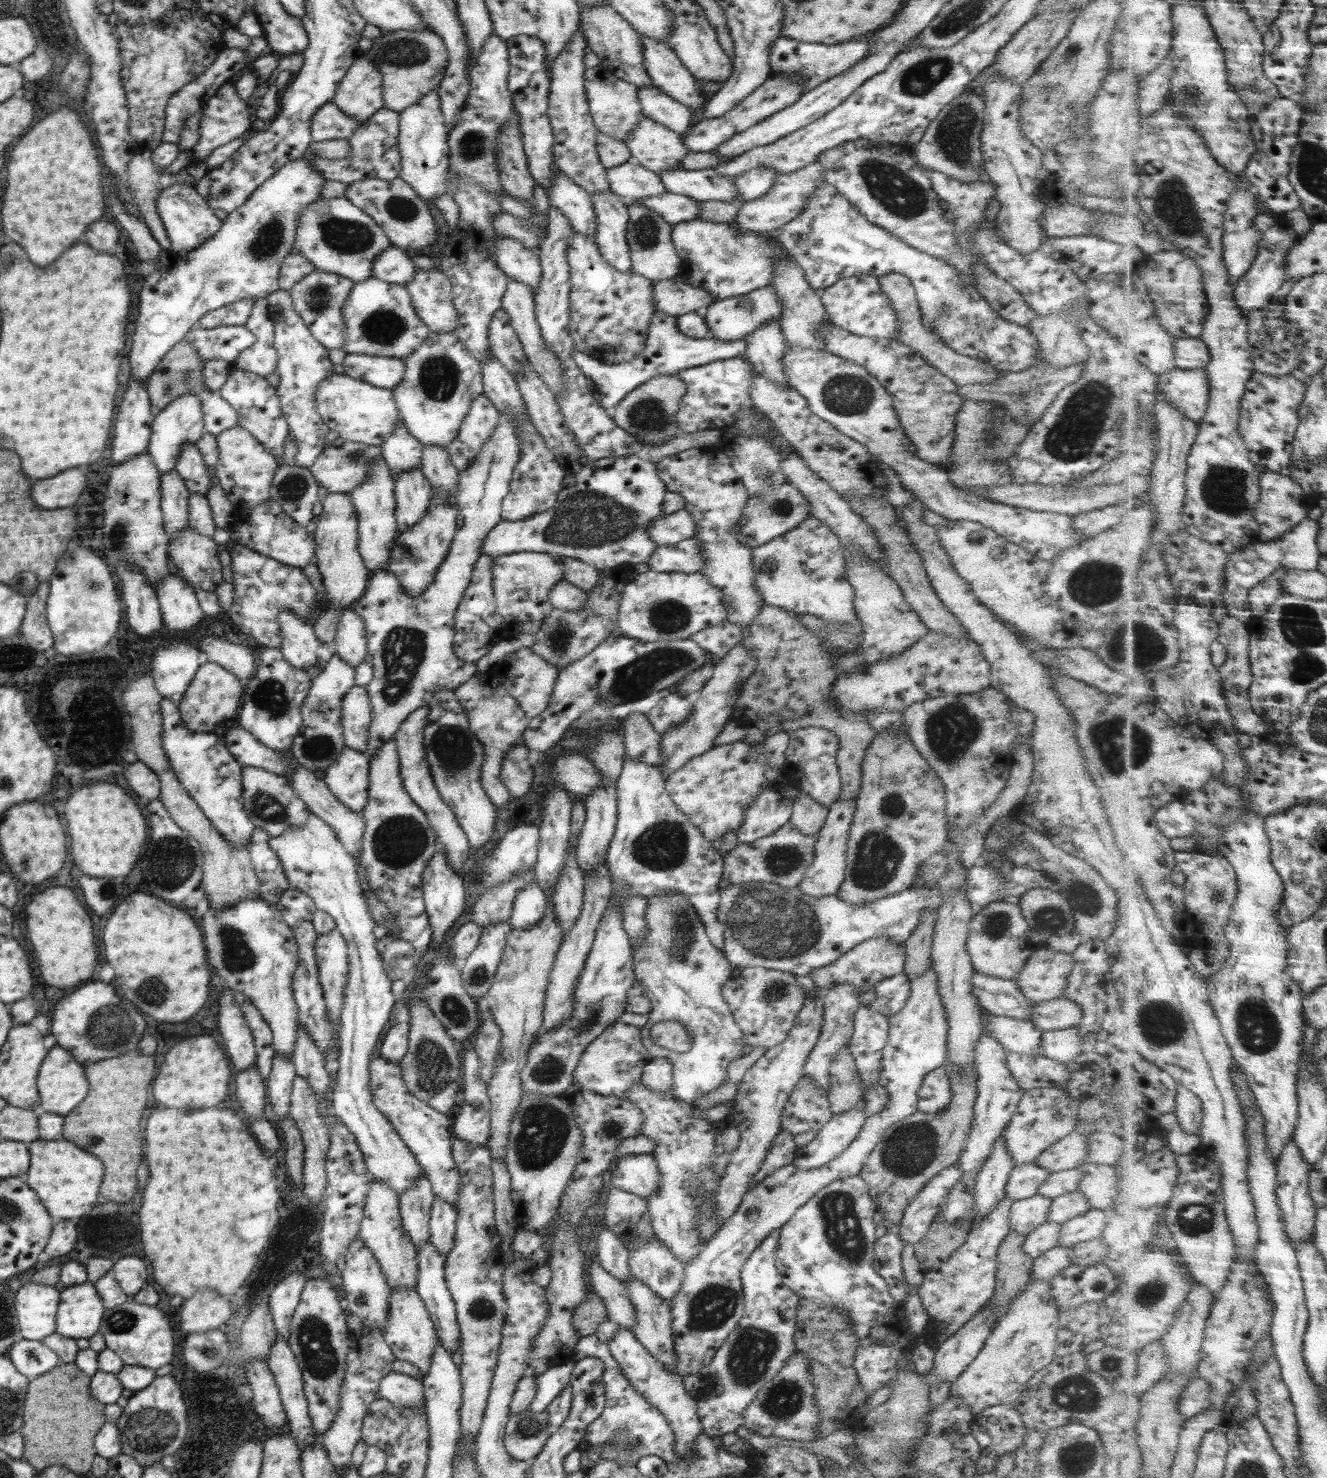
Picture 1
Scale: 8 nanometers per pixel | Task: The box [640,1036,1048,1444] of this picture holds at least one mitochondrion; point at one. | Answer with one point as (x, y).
(838, 1210)

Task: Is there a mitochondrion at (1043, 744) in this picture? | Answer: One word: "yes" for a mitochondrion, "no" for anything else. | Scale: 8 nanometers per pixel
no

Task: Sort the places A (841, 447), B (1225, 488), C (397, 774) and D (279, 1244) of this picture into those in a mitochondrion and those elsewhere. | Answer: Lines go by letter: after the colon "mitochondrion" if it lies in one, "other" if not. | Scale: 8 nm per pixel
A: mitochondrion
B: mitochondrion
C: other
D: other

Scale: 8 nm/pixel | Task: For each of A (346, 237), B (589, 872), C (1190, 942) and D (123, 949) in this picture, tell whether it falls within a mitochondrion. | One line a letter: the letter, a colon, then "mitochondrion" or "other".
A: mitochondrion
B: other
C: other
D: other

